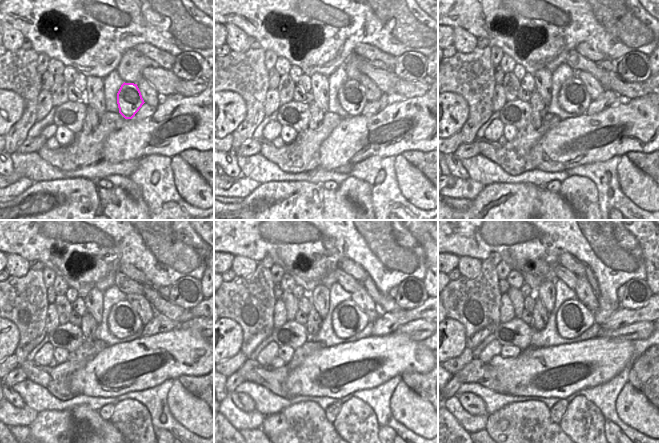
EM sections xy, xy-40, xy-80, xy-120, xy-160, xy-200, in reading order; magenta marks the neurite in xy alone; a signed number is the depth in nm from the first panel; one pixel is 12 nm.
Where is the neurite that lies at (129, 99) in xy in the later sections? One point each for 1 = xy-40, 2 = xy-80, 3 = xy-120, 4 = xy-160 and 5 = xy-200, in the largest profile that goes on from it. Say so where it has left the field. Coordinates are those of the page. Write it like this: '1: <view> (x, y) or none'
1: xy-40 (351, 96)
2: xy-80 (573, 97)
3: xy-120 (123, 320)
4: xy-160 (348, 320)
5: xy-200 (572, 319)

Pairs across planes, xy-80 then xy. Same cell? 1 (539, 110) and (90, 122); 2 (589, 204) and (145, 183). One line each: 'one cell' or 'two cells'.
1: one cell
2: two cells

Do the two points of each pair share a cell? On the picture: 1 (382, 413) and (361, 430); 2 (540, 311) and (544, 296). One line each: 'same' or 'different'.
1: different
2: different

